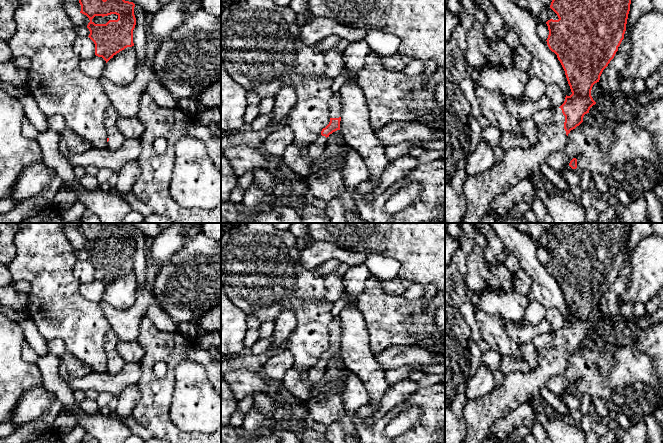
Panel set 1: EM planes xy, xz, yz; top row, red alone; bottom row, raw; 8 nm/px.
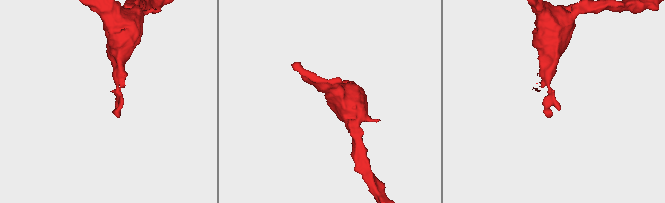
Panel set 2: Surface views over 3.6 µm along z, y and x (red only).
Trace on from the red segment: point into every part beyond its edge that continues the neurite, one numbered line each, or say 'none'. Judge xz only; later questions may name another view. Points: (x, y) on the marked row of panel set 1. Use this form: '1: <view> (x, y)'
1: xz (334, 103)

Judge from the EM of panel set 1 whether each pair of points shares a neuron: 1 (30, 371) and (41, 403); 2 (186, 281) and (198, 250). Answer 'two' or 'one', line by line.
1: two
2: one

